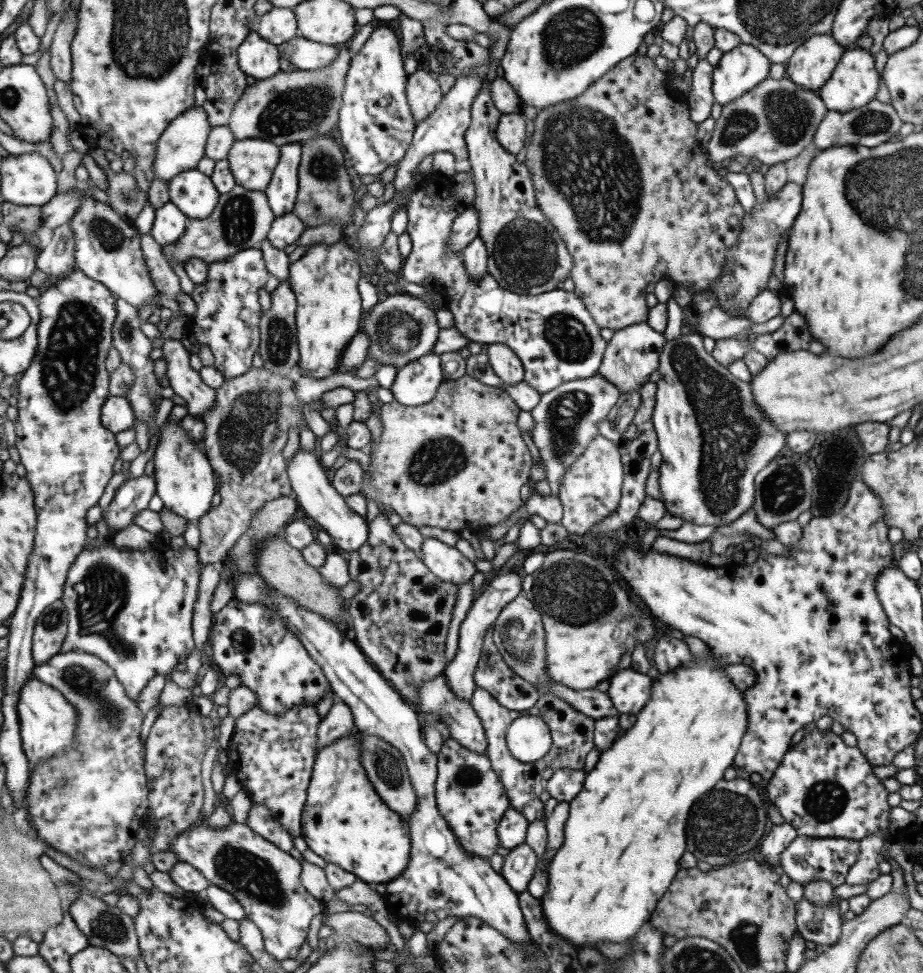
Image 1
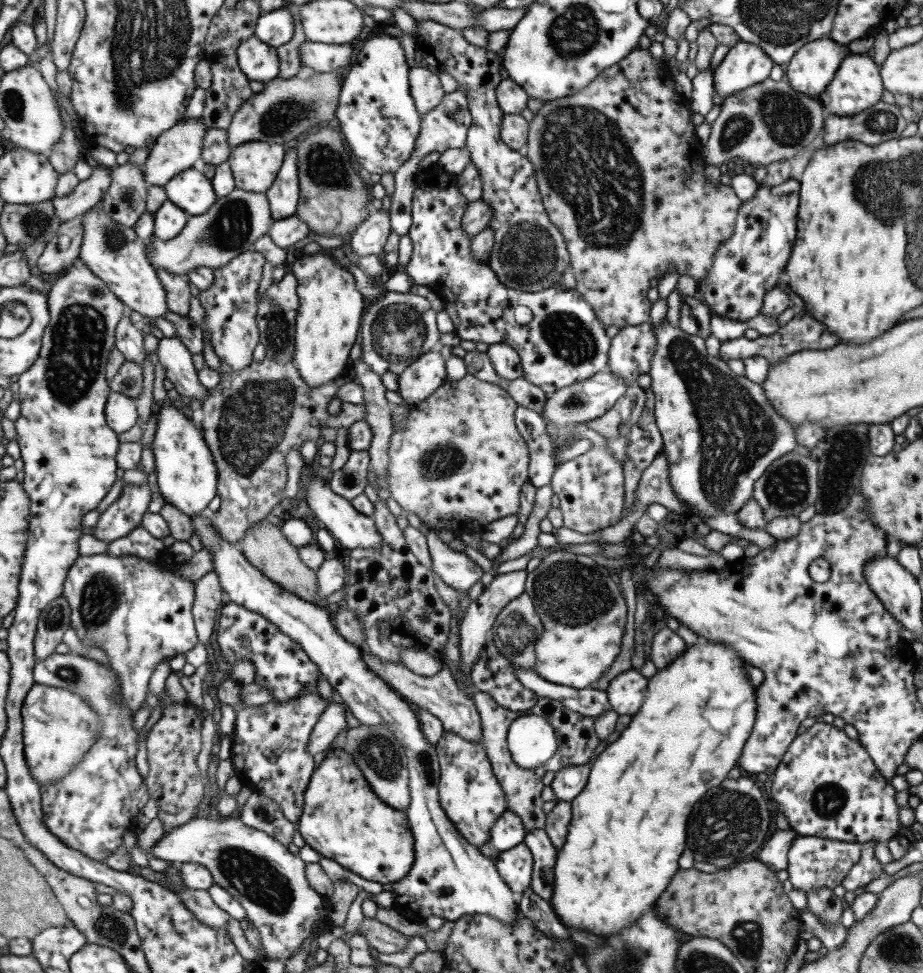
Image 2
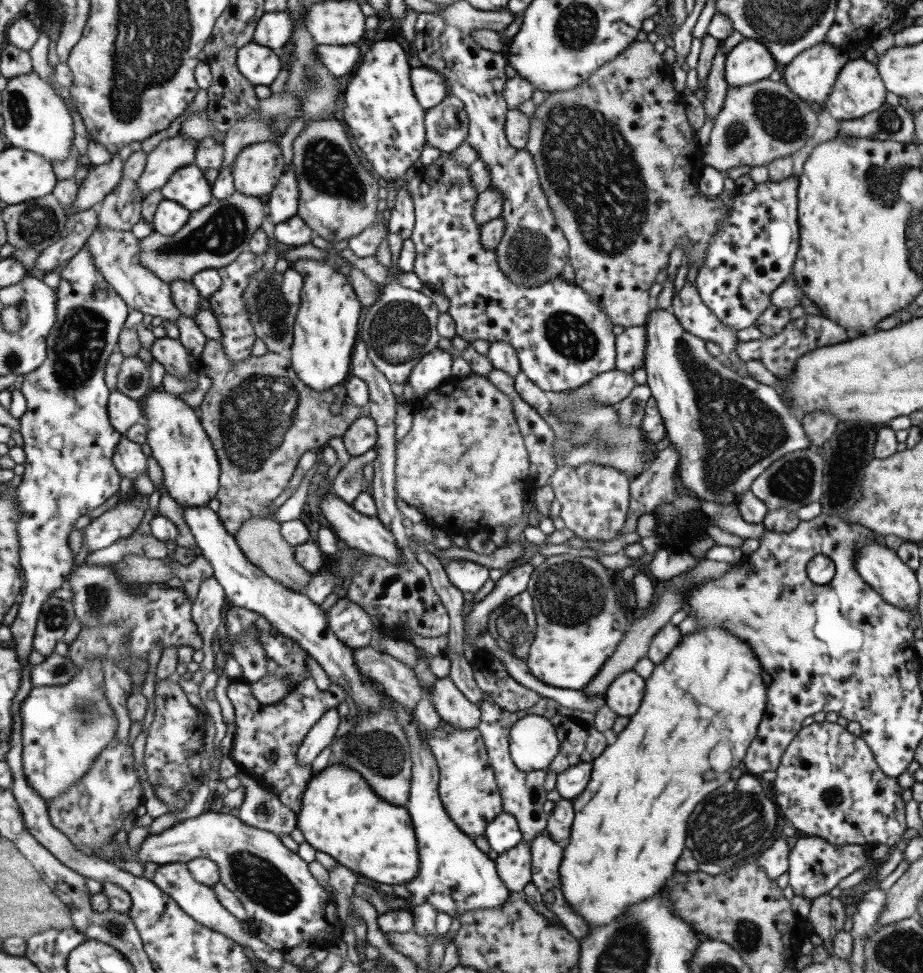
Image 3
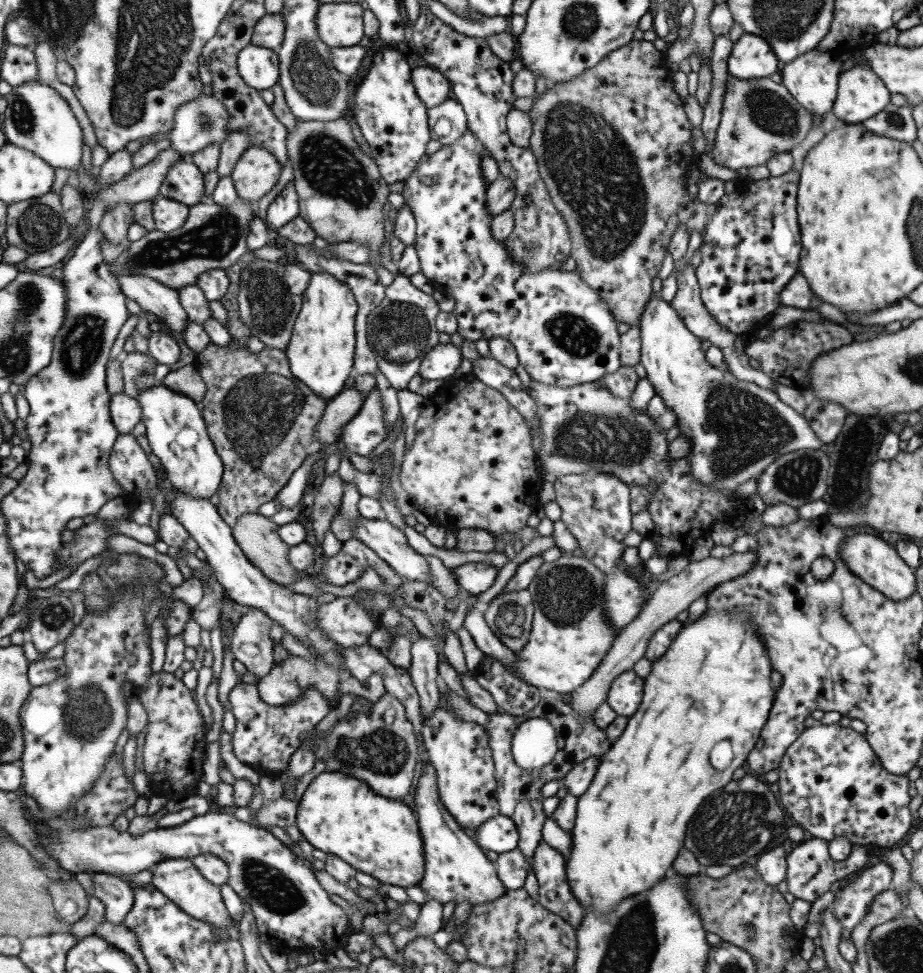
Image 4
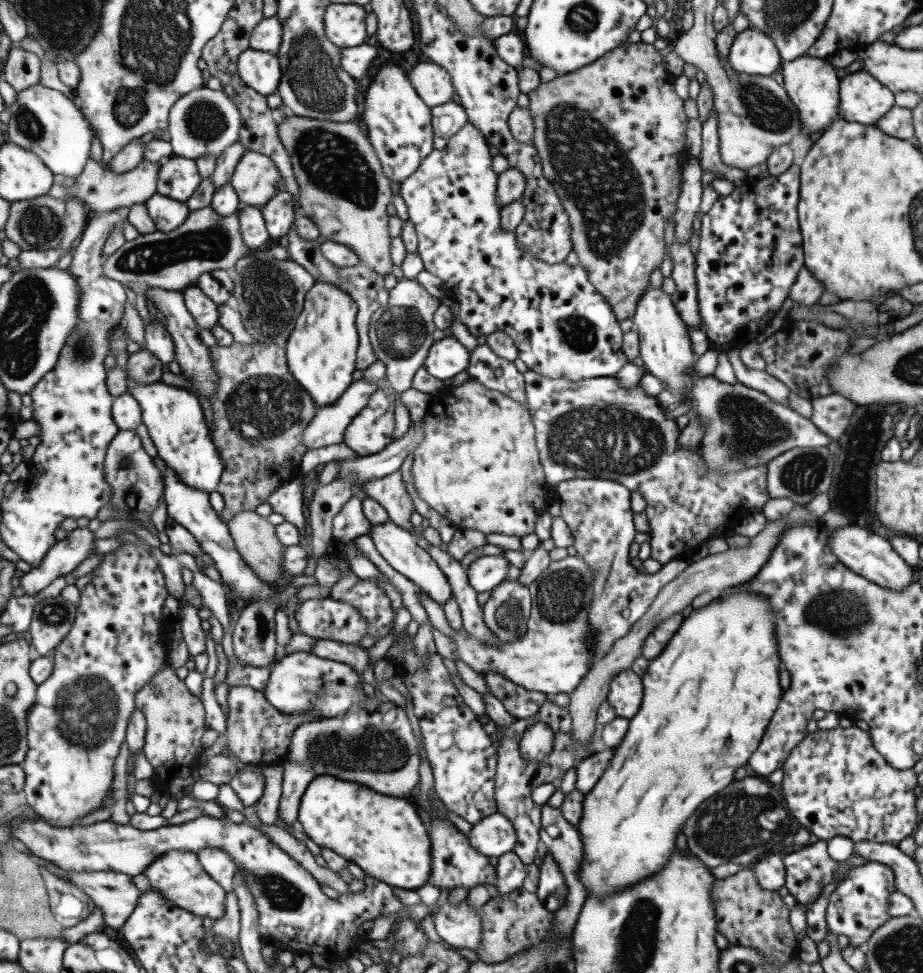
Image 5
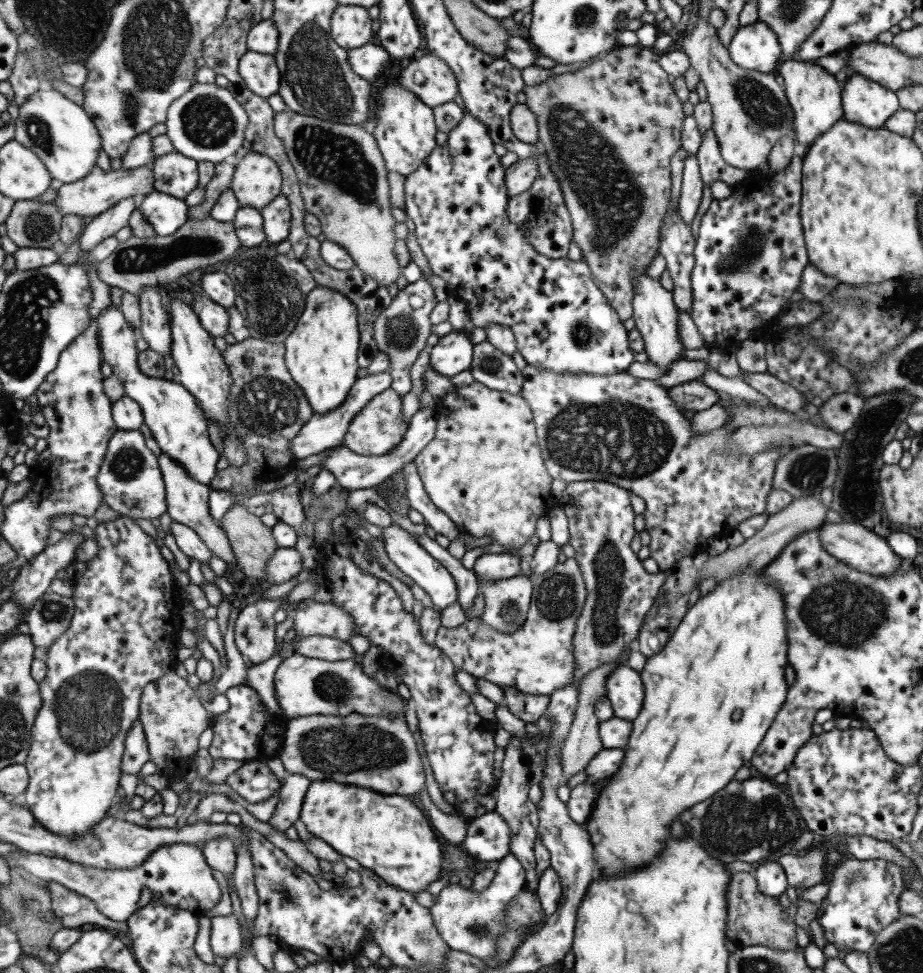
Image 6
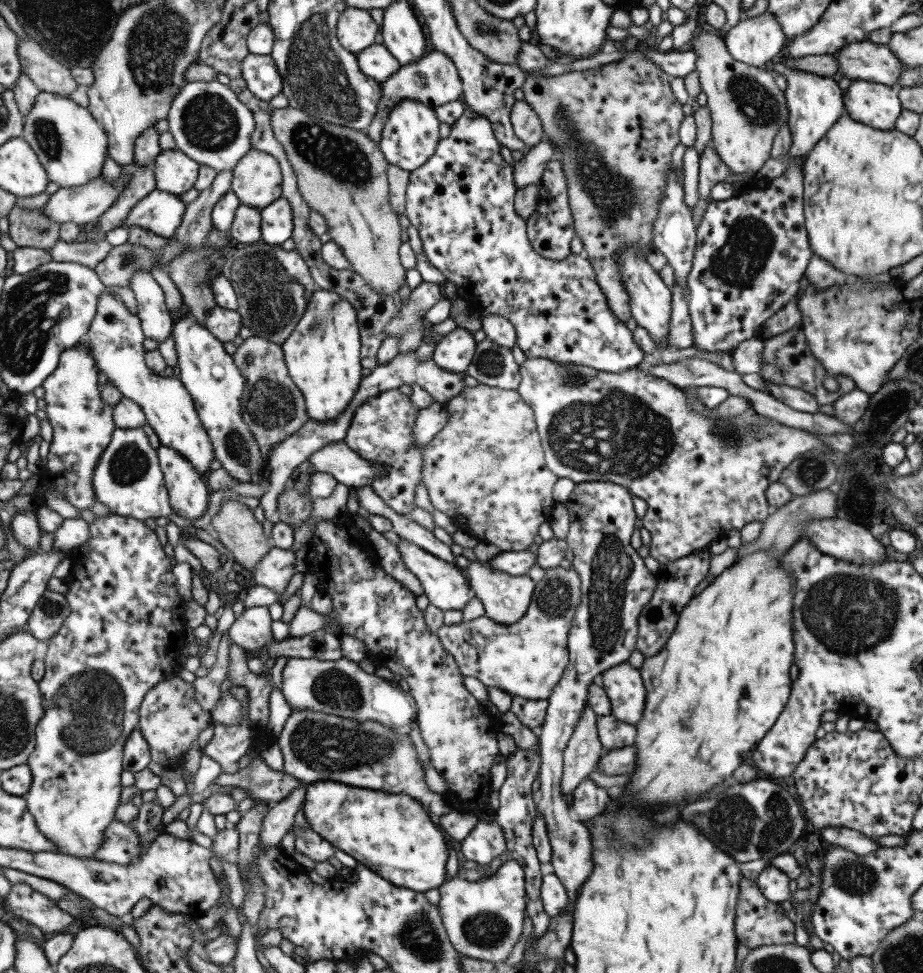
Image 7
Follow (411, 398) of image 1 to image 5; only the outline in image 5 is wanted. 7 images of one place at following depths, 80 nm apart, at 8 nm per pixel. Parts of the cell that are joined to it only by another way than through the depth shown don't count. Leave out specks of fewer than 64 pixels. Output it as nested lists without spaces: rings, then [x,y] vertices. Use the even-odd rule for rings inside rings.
[[[445,337],[429,348],[423,367],[429,376],[448,383],[456,374],[465,371],[468,364],[469,352],[463,344],[453,337]]]

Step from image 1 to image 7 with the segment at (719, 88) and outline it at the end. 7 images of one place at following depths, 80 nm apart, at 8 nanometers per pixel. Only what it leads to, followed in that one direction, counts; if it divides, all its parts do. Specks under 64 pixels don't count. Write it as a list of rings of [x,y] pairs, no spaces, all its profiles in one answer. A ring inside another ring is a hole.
[[[766,11],[753,18],[740,19],[726,32],[723,40],[733,60],[759,69],[785,44],[779,24]]]

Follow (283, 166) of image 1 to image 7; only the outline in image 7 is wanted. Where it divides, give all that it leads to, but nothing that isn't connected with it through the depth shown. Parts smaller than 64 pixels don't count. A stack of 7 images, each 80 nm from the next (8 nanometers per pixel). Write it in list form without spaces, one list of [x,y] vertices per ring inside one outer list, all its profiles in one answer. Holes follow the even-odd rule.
[[[282,196],[264,206],[260,214],[260,240],[268,245],[281,245],[292,233],[290,204]]]

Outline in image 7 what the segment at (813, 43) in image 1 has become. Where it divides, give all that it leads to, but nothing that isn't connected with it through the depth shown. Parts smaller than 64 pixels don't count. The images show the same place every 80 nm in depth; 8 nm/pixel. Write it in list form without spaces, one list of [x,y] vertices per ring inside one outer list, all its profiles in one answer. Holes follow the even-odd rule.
[[[778,65],[777,74],[786,80],[784,97],[788,110],[786,126],[792,138],[786,158],[769,158],[755,173],[755,177],[777,178],[795,160],[803,161],[812,146],[835,125],[840,115],[845,111],[842,101],[843,85],[840,85],[827,75],[816,75],[799,69],[790,69],[787,65]]]

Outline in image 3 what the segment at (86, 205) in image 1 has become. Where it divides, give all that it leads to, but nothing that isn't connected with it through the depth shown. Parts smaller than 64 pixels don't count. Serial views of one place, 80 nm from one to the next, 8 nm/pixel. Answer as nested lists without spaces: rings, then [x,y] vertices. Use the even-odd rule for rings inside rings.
[[[99,225],[88,238],[86,246],[93,255],[97,268],[103,273],[111,288],[126,302],[131,310],[149,314],[155,321],[167,319],[175,324],[175,319],[181,315],[171,300],[169,285],[157,278],[147,267],[138,261],[140,254],[139,238],[129,231],[115,230]]]

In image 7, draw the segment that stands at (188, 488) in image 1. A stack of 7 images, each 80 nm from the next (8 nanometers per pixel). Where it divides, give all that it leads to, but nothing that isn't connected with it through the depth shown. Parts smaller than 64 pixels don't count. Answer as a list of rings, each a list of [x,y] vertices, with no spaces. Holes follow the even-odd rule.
[[[103,293],[99,302],[99,312],[89,334],[83,340],[89,344],[99,372],[107,376],[111,386],[115,386],[123,398],[142,408],[146,423],[157,435],[159,444],[178,452],[193,465],[199,476],[204,477],[205,473],[211,472],[209,465],[214,462],[214,448],[195,413],[189,394],[179,380],[173,377],[163,378],[147,368],[146,352],[142,347],[146,336],[143,335],[142,324],[136,315],[127,312],[120,300],[113,298],[111,293]]]

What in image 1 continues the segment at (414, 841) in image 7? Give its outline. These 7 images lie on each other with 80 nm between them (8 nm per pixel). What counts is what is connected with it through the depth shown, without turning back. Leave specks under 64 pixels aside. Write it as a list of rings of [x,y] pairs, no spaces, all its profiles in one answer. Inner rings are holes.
[[[357,733],[316,749],[300,820],[300,837],[311,852],[366,884],[385,884],[407,866],[411,848],[407,826],[373,792],[359,764]]]

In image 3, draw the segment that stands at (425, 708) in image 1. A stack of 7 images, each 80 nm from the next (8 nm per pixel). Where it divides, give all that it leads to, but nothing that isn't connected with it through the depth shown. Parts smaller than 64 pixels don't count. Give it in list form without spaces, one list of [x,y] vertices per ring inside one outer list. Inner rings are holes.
[[[375,645],[354,649],[353,658],[363,676],[373,679],[411,716],[424,690],[410,667],[381,652]],[[438,677],[430,686],[428,697],[440,720],[459,730],[471,730],[479,724],[478,705],[469,702],[449,677]]]

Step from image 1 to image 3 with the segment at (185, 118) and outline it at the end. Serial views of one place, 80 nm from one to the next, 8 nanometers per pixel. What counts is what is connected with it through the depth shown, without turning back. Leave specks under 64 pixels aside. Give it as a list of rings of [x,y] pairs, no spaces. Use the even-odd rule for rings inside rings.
[[[177,133],[171,138],[163,138],[146,154],[144,169],[136,180],[142,198],[152,190],[160,189],[182,166],[194,162],[196,146],[193,139]]]

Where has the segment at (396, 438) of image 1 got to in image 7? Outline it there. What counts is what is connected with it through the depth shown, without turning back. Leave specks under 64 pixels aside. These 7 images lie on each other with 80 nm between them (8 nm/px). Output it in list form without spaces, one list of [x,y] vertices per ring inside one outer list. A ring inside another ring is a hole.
[[[480,383],[477,386],[473,386],[473,388],[463,388],[461,394],[457,392],[456,395],[447,400],[445,407],[447,407],[447,422],[420,450],[421,456],[423,456],[420,482],[425,485],[431,506],[435,510],[446,514],[457,526],[457,529],[468,532],[479,541],[495,544],[501,551],[517,552],[527,549],[533,542],[533,536],[537,534],[537,527],[541,522],[548,520],[554,505],[557,504],[552,498],[552,486],[558,479],[545,467],[544,454],[531,408],[517,395],[516,390],[502,390]]]

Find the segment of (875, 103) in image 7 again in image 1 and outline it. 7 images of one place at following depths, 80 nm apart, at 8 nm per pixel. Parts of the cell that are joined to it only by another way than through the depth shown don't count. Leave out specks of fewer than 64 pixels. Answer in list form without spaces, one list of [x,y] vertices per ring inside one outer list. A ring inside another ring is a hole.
[[[845,47],[827,79],[815,92],[824,102],[827,111],[847,112],[866,105],[874,99],[880,72],[875,70],[874,55],[860,47]]]

